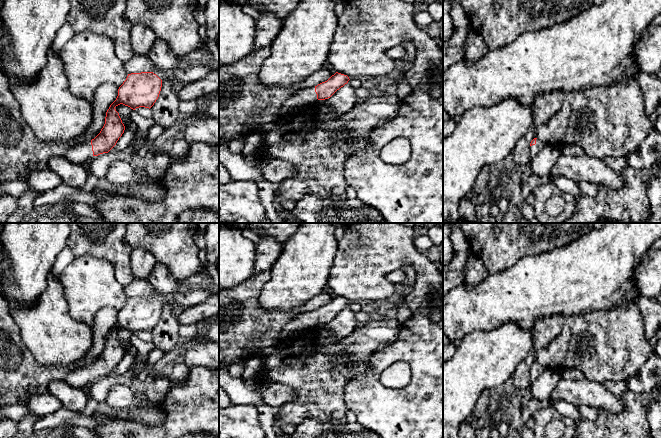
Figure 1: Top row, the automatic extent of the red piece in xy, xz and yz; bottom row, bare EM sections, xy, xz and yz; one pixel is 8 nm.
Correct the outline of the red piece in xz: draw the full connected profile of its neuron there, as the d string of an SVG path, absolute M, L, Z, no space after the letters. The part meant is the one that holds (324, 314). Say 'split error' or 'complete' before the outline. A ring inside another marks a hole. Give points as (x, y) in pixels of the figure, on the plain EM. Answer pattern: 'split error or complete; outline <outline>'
split error; outline M336 296L327 305L315 311L301 310L297 312L295 317L284 326L282 338L286 339L302 333L317 323L325 324L330 322L337 314L347 308L349 304L347 299Z

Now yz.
split error; outline M534 362L530 367L531 382L535 381L544 371L545 368L539 362Z

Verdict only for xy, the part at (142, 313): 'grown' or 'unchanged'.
grown

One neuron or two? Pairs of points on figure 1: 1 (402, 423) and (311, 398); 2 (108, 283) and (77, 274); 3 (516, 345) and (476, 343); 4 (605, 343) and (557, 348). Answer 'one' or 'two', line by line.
1: two
2: one
3: one
4: one

